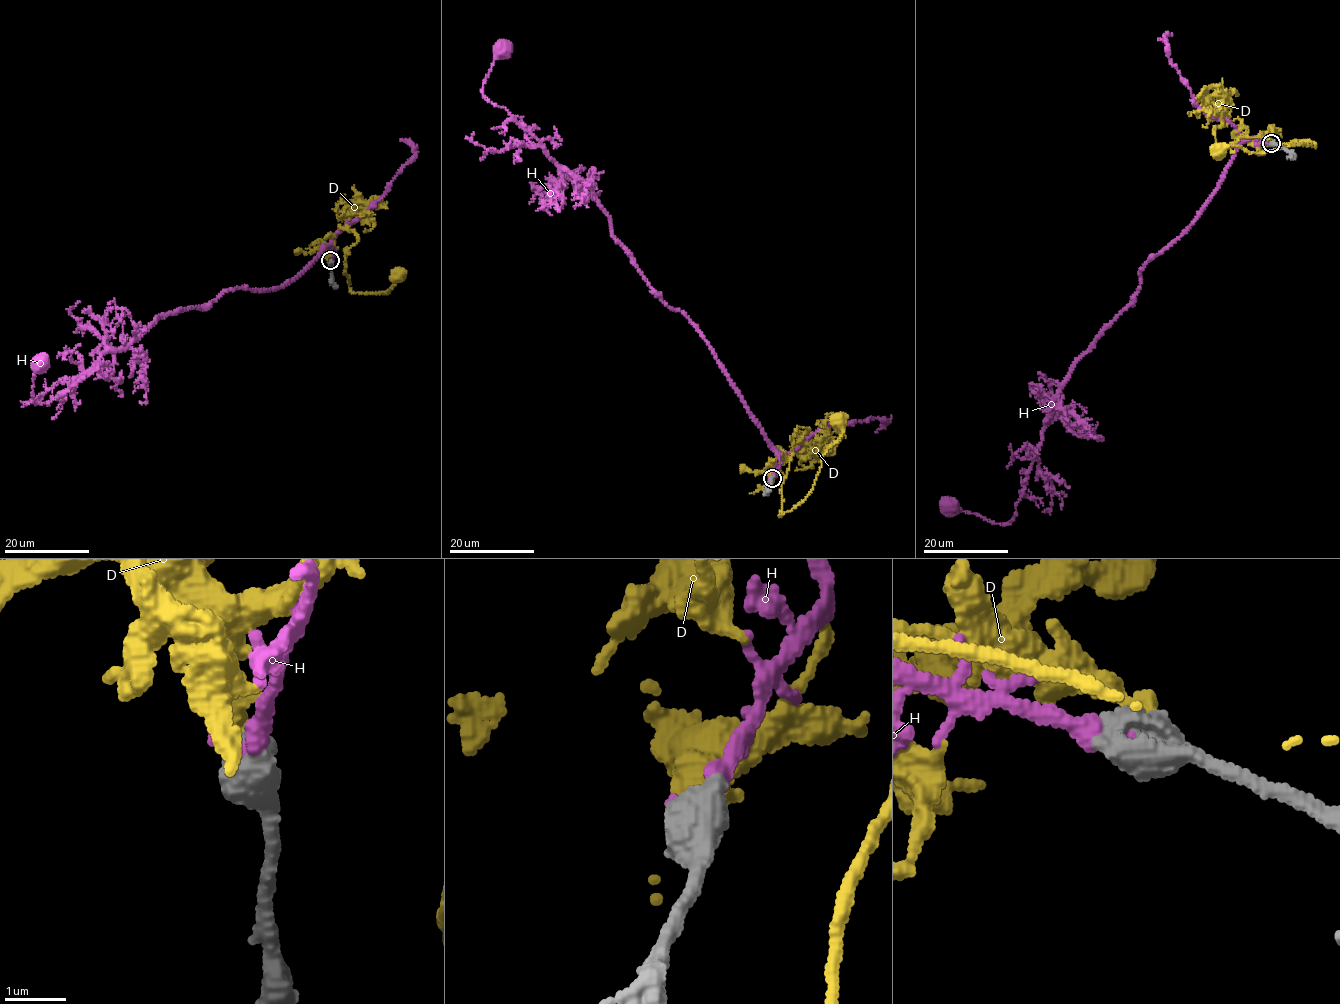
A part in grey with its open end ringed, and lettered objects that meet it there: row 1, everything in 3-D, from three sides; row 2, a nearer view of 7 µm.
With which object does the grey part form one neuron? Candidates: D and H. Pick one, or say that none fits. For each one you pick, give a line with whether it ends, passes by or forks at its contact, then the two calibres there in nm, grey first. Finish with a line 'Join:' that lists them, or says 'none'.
H: it ends; calibres 600 and 320 nm
Join: H

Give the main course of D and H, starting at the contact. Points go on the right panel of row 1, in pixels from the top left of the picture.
D: (1274, 142), (1244, 137), (1238, 119), (1213, 134), (1222, 148), (1241, 137), (1315, 146), (1218, 150)
H: (1271, 143), (1241, 140), (1188, 227), (1150, 257), (1126, 306), (1076, 361), (1010, 522), (948, 504)

